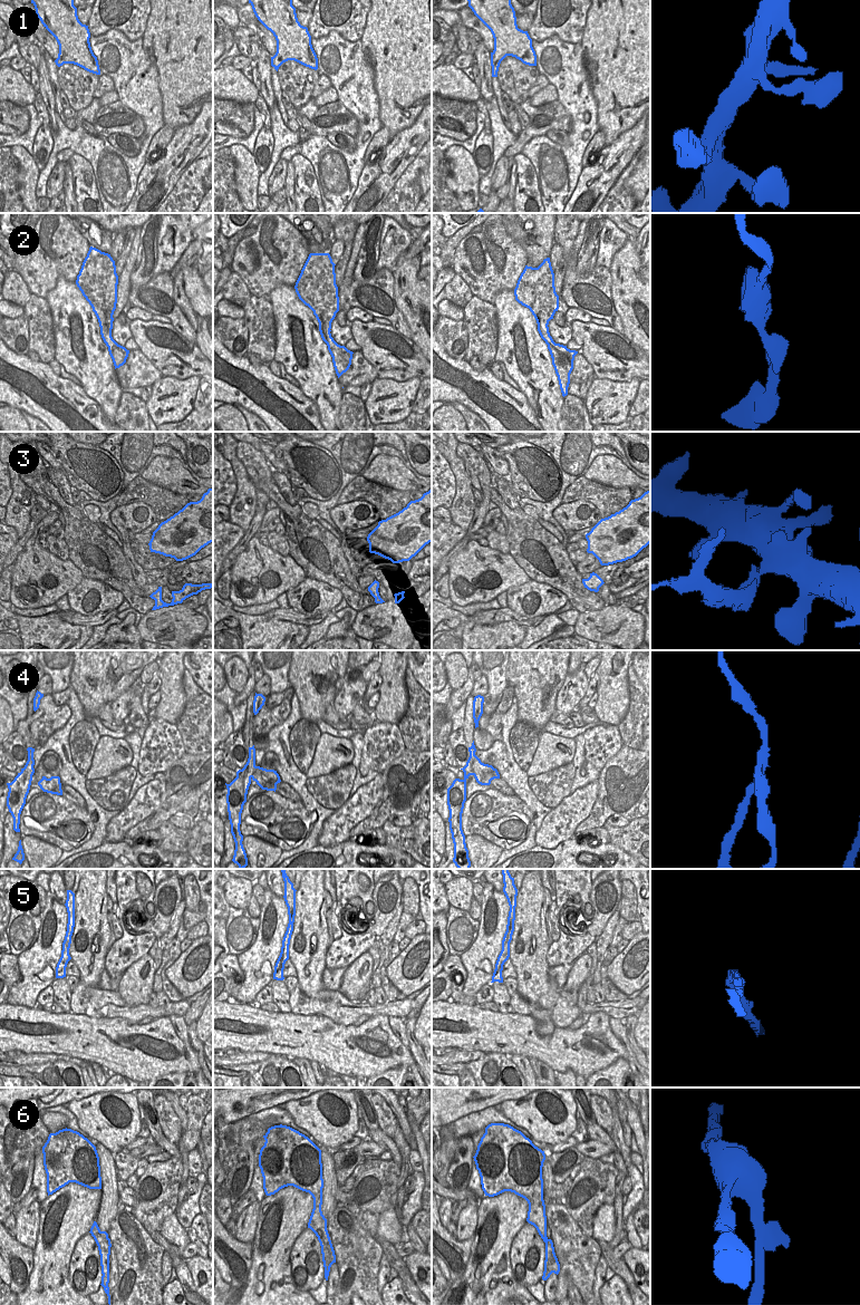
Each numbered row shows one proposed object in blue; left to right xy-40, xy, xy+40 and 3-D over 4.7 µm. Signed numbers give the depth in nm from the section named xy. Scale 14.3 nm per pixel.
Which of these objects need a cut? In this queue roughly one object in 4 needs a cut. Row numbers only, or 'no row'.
3, 4.

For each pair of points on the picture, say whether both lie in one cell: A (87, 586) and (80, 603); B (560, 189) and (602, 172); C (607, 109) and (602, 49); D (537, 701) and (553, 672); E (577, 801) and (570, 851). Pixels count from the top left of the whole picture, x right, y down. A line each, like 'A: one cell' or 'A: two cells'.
A: one cell
B: two cells
C: one cell
D: one cell
E: two cells

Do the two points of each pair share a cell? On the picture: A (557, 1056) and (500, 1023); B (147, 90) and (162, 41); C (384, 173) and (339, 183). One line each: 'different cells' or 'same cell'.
A: same cell
B: different cells
C: different cells

